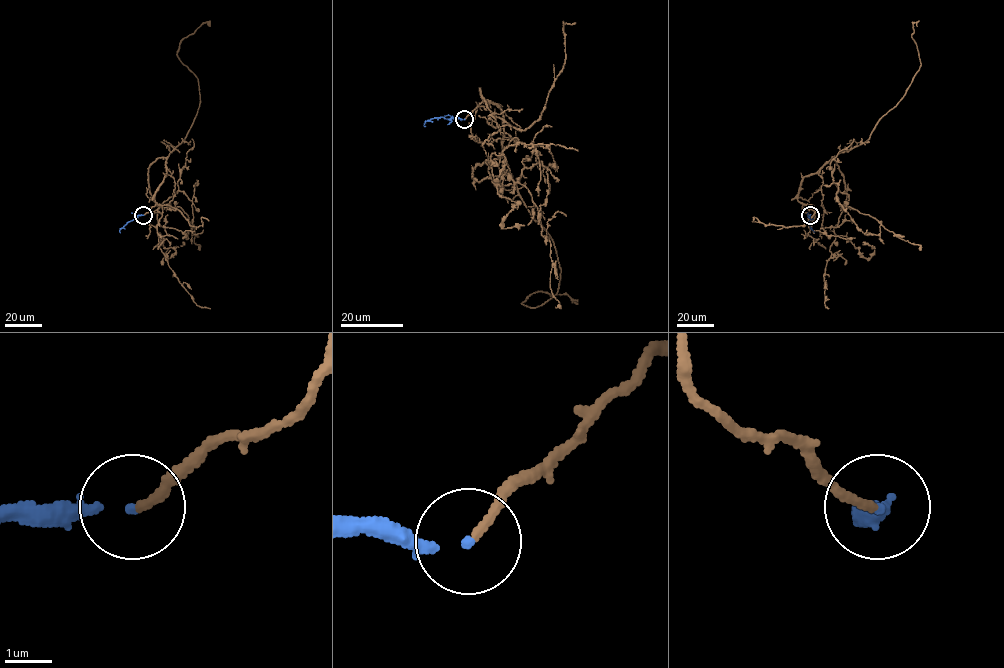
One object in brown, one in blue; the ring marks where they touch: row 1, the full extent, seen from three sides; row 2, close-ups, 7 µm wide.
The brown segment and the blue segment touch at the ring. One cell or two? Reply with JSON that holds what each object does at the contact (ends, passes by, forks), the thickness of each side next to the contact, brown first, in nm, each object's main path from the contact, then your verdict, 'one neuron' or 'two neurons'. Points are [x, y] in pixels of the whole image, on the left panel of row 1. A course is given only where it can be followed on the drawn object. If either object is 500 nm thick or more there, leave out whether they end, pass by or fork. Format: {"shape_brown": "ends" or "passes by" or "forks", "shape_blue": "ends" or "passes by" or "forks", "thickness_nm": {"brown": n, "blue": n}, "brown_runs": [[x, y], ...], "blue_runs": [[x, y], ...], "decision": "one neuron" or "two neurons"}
{"shape_brown": "ends", "shape_blue": "passes by", "thickness_nm": {"brown": 170, "blue": 100}, "brown_runs": [[143, 215], [200, 102], [179, 43], [210, 26]], "blue_runs": [[143, 215], [129, 221], [120, 232]], "decision": "one neuron"}

